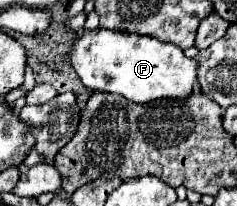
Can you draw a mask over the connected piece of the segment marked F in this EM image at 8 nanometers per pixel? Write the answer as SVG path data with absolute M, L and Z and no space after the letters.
M85 29L81 37L73 41L67 61L87 89L117 93L133 103L149 103L163 97L189 97L197 91L197 63L185 57L177 45L163 43L149 35Z

